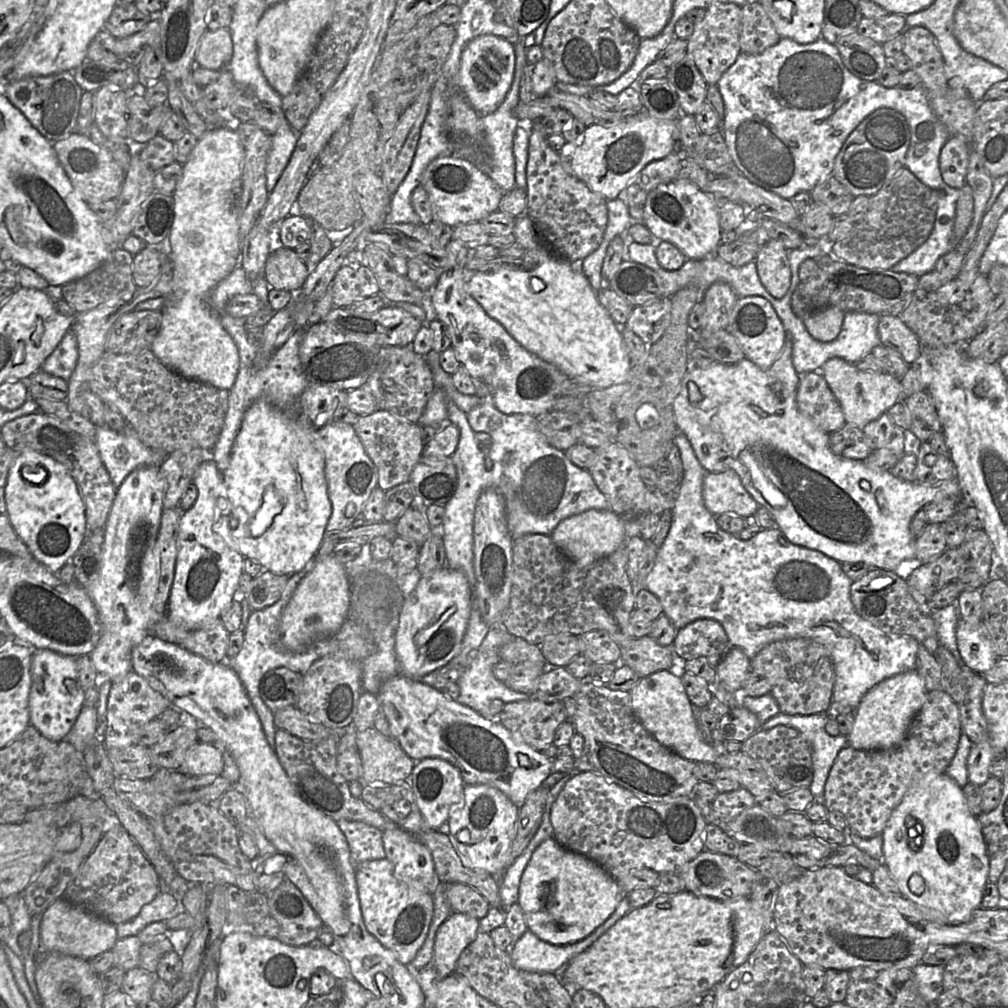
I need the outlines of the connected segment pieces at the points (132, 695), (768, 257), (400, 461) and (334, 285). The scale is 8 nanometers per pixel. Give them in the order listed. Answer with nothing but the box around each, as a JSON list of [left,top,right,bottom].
[[99,671,170,750],[755,239,791,299],[353,409,424,491],[330,264,380,307]]

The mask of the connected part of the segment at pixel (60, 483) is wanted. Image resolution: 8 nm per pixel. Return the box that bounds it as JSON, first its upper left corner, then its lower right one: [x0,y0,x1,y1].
[4,450,87,573]

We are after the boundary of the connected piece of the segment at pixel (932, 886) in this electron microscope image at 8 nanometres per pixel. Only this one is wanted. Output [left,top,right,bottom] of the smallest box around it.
[881,772,989,925]

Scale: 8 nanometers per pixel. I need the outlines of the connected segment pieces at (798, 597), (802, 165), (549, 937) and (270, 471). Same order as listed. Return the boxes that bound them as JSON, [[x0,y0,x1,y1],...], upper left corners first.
[[644,432,920,714],[717,37,959,277],[518,837,623,945],[212,400,332,576]]

